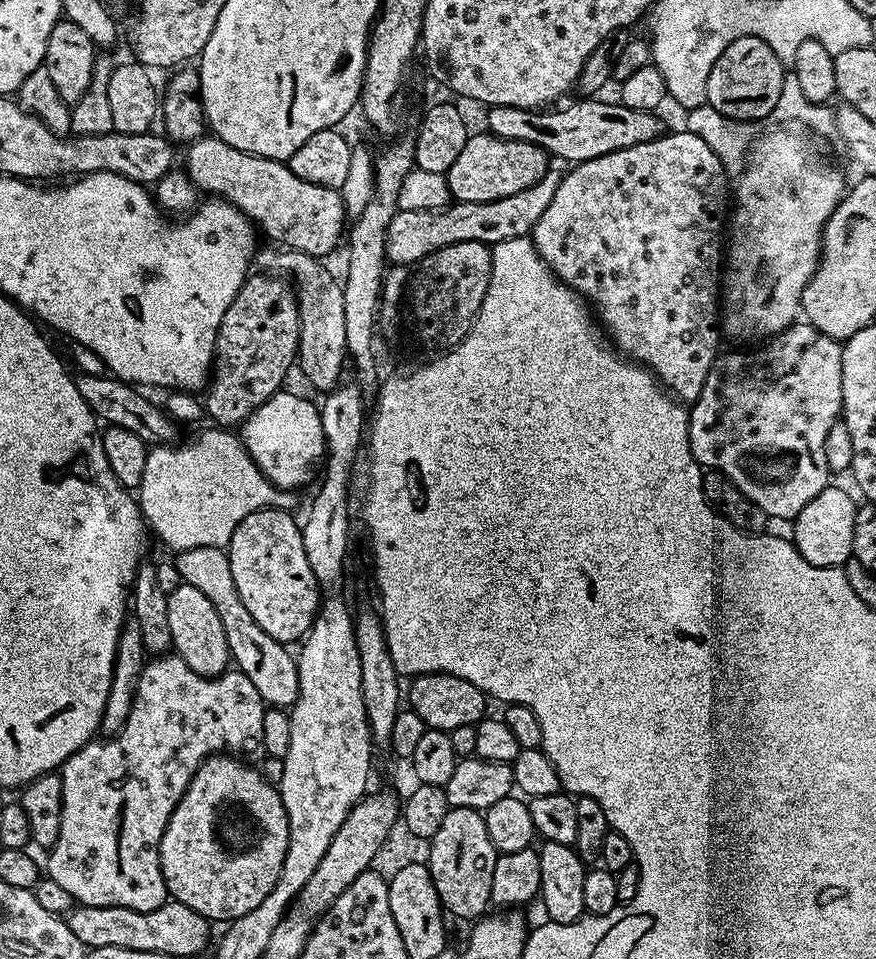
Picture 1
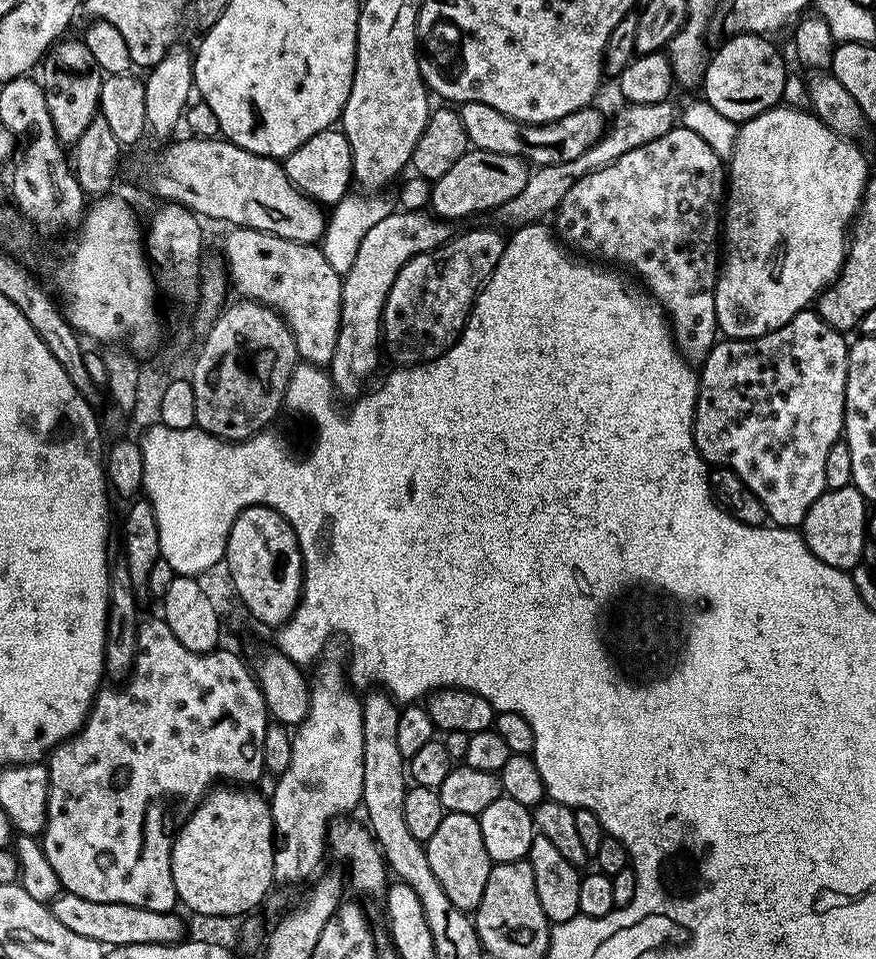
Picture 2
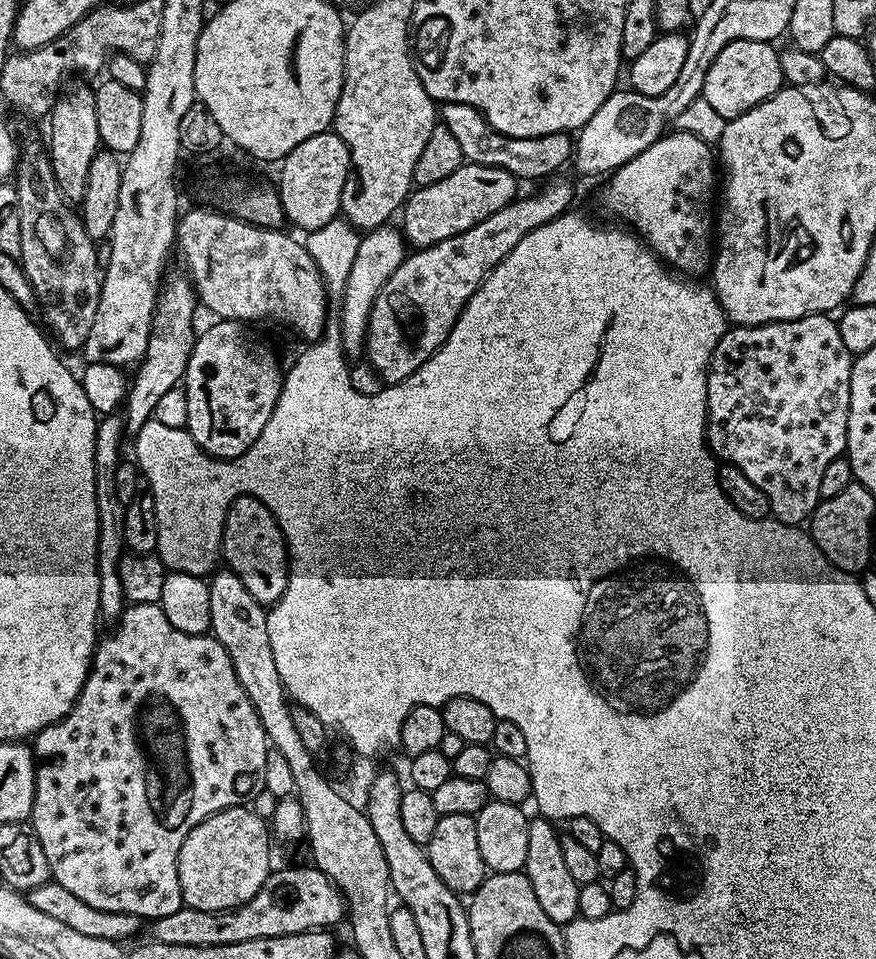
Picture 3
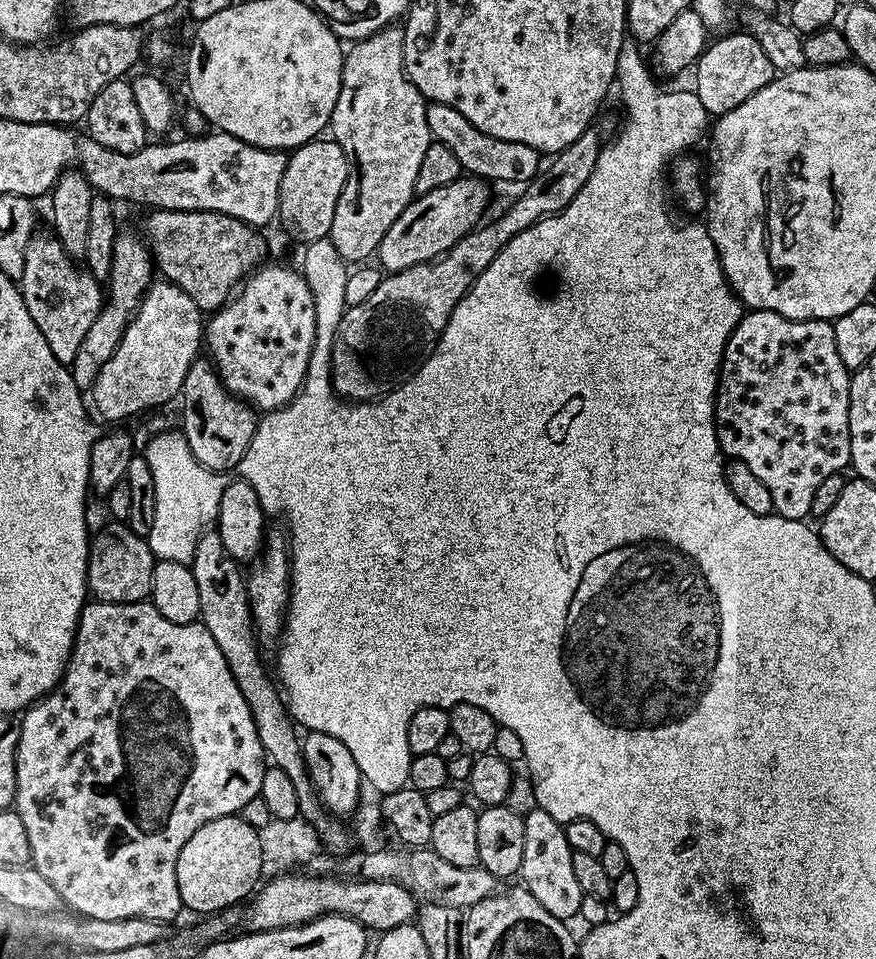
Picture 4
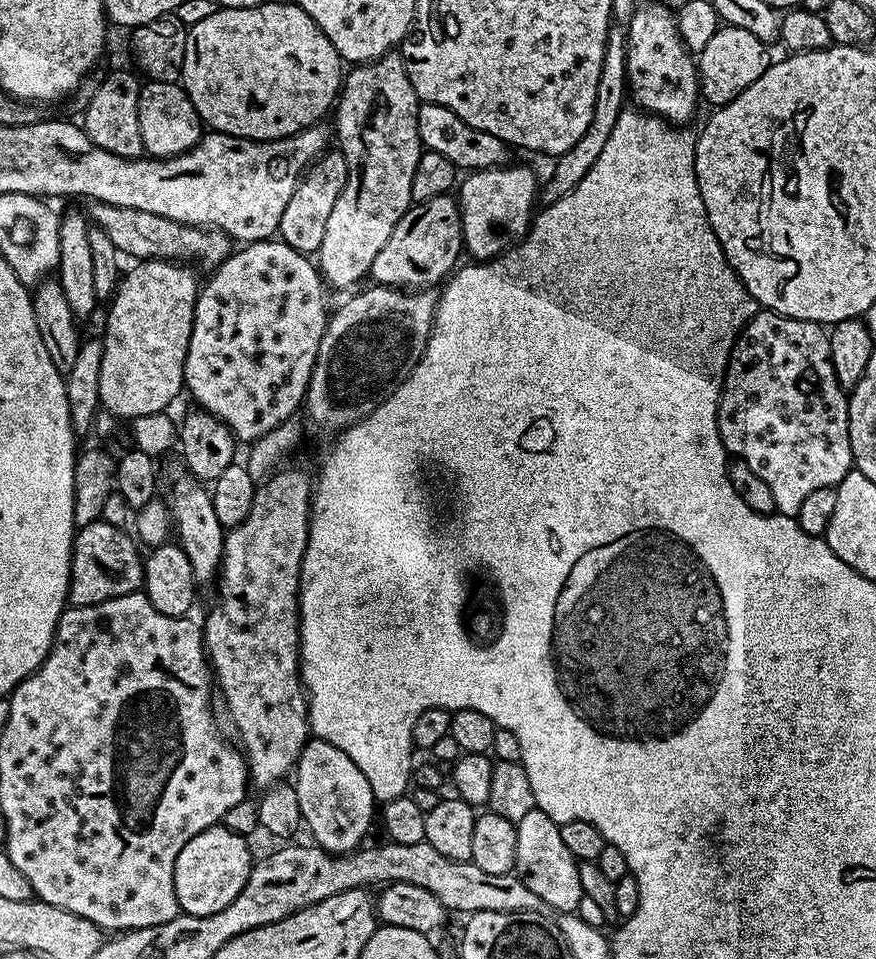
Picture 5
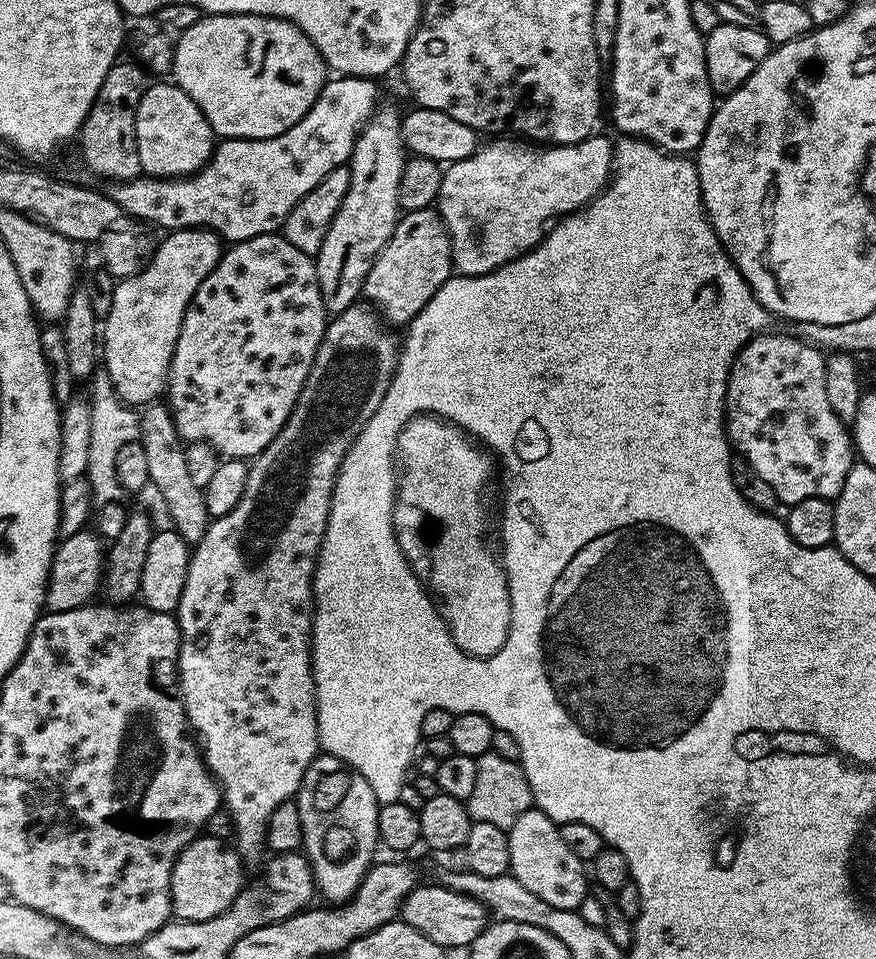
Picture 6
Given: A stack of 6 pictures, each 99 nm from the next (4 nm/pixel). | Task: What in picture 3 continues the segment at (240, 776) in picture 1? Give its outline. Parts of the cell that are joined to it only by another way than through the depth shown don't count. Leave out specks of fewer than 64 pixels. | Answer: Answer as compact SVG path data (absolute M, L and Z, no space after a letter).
M248 806L223 808L194 826L186 842L182 842L182 850L178 854L178 882L185 905L194 910L225 912L250 902L254 894L262 890L262 882L266 882L269 872L274 868L272 856L268 853L268 836L270 837L269 825Z

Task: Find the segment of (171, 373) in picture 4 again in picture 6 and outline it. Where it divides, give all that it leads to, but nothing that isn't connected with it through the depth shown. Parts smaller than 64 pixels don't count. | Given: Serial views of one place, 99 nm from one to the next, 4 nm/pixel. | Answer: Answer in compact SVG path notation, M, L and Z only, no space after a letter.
M177 228L169 231L165 236L168 237L166 237L161 244L159 241L159 243L155 245L151 258L139 272L134 273L133 276L123 277L123 279L117 283L116 289L114 290L114 302L110 306L108 315L103 317L102 320L102 368L108 380L114 386L118 398L129 406L137 406L136 404L138 404L138 406L145 406L161 399L168 382L170 362L174 358L174 346L178 342L178 334L182 330L182 318L186 318L186 310L190 306L190 302L194 298L198 286L202 286L202 282L210 274L210 270L214 270L214 266L220 261L222 255L222 247L220 248L220 244L222 245L221 237L217 236L210 228Z

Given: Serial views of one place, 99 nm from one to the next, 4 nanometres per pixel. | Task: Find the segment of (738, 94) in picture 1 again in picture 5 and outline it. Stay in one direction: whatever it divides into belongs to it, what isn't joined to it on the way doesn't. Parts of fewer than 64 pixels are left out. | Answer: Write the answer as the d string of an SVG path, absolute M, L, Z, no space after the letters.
M721 26L714 34L714 38L710 38L706 50L698 54L701 97L705 101L709 100L712 106L728 104L734 98L738 98L738 94L742 94L746 86L762 78L770 63L768 52L770 52L769 45L754 38L754 34L750 34L747 30Z

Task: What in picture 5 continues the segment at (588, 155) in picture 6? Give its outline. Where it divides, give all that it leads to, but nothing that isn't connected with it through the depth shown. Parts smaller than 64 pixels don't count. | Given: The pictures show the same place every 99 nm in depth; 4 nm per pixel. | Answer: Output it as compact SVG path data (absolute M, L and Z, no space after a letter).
M501 166L481 172L469 171L459 181L458 203L462 218L464 252L473 261L487 262L512 247L528 235L538 204L538 180L528 168Z

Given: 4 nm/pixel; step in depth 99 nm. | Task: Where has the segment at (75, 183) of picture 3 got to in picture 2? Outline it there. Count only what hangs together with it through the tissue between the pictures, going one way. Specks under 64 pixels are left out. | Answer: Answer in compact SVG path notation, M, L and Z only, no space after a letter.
M61 39L49 48L47 56L42 61L42 83L46 94L46 106L50 110L50 118L54 122L54 130L60 143L75 146L85 133L86 126L90 126L92 119L99 113L104 76L98 62L94 62L94 54L86 50L83 39L68 39Z

